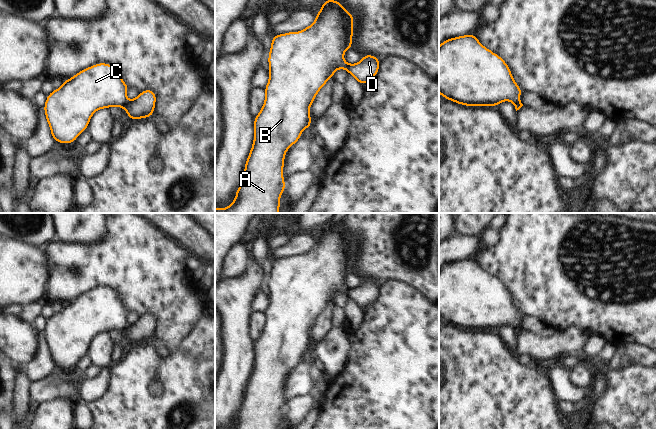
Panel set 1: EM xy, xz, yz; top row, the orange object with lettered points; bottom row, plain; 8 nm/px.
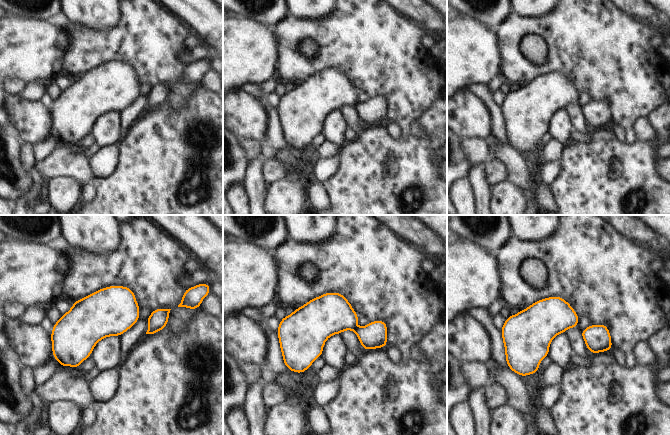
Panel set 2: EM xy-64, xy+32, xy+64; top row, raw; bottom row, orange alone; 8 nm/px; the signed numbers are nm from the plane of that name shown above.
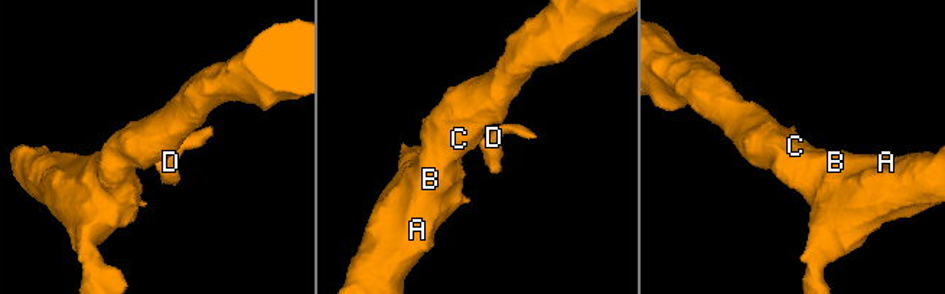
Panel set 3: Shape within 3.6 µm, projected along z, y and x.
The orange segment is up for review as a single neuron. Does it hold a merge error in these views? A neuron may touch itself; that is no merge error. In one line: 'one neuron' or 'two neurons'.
two neurons

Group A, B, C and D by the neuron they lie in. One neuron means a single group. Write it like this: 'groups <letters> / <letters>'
groups A B C / D

